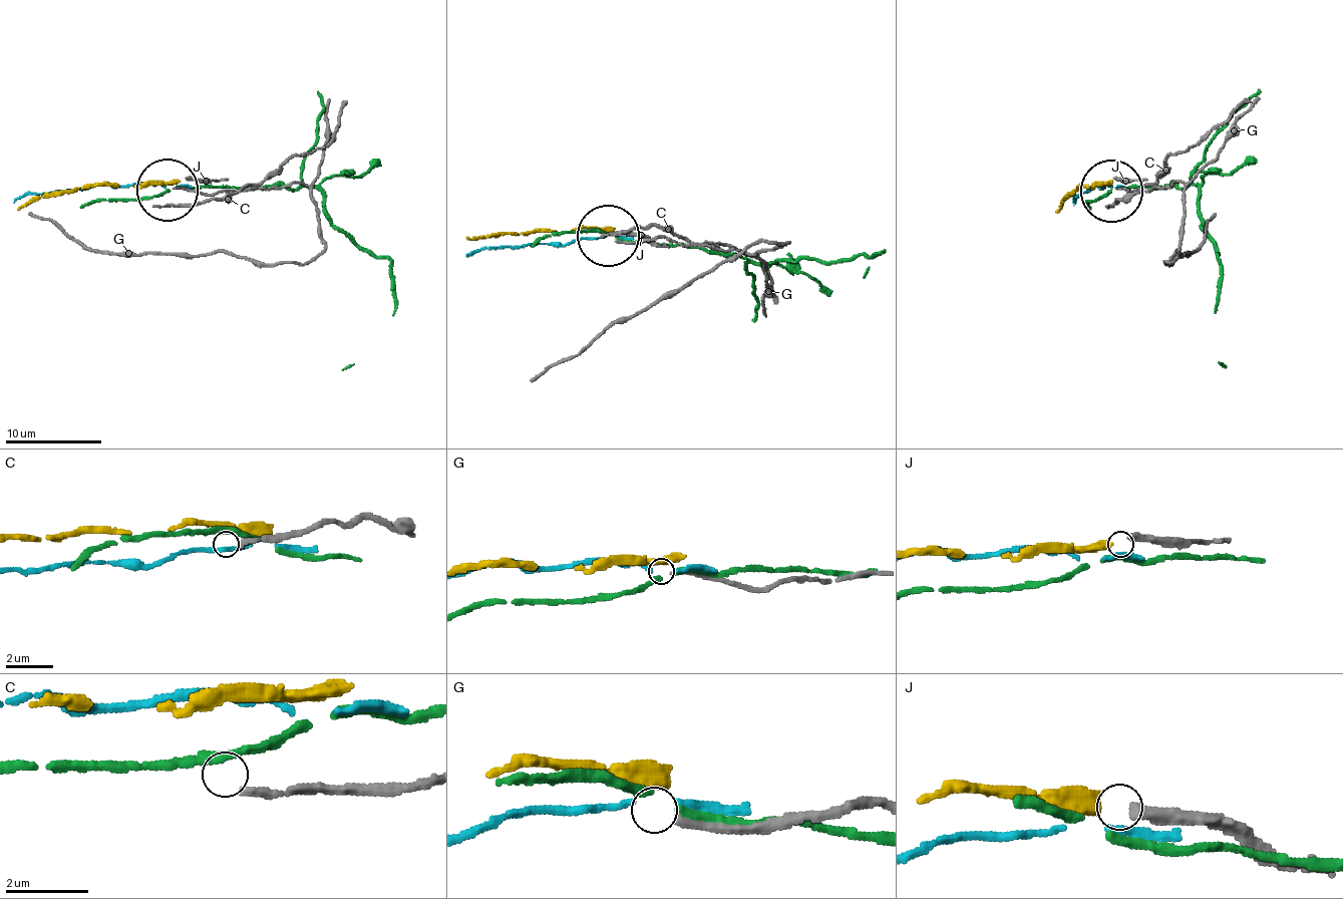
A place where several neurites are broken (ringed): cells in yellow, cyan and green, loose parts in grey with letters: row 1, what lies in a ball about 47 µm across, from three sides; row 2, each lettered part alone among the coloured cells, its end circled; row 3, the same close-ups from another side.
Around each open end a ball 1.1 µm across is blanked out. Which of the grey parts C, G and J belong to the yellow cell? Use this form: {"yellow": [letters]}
{"yellow": ["J"]}

